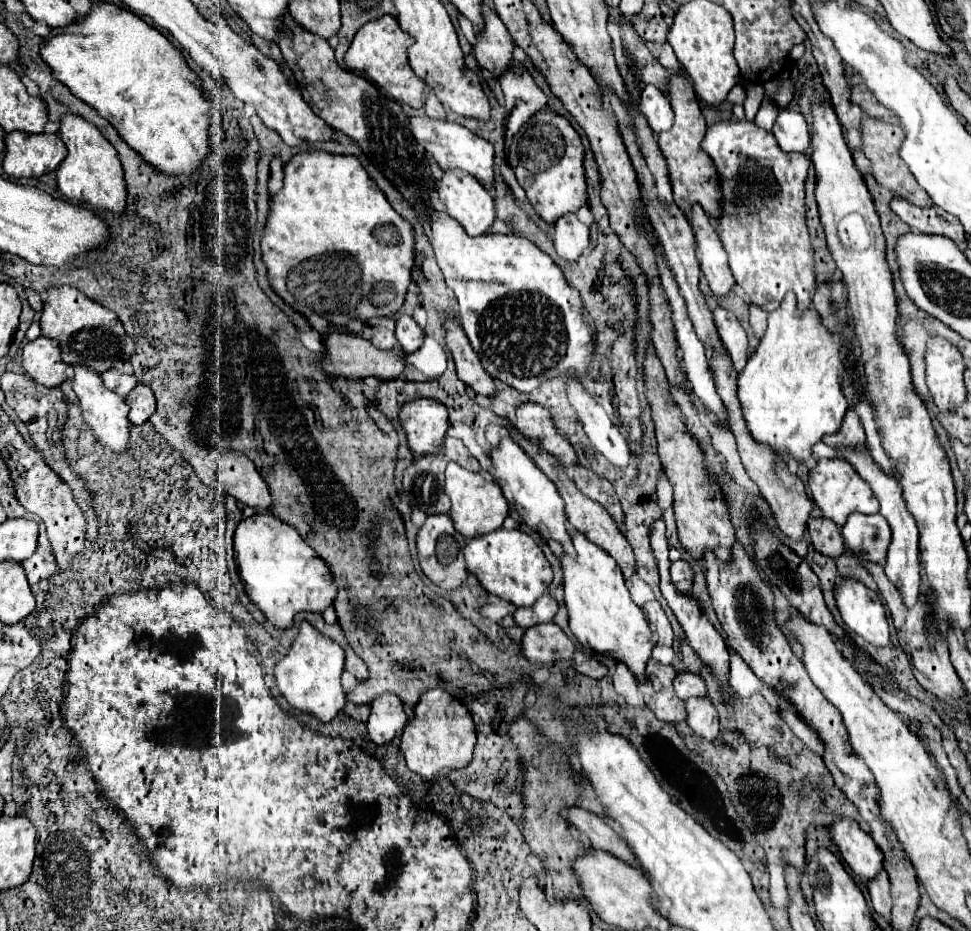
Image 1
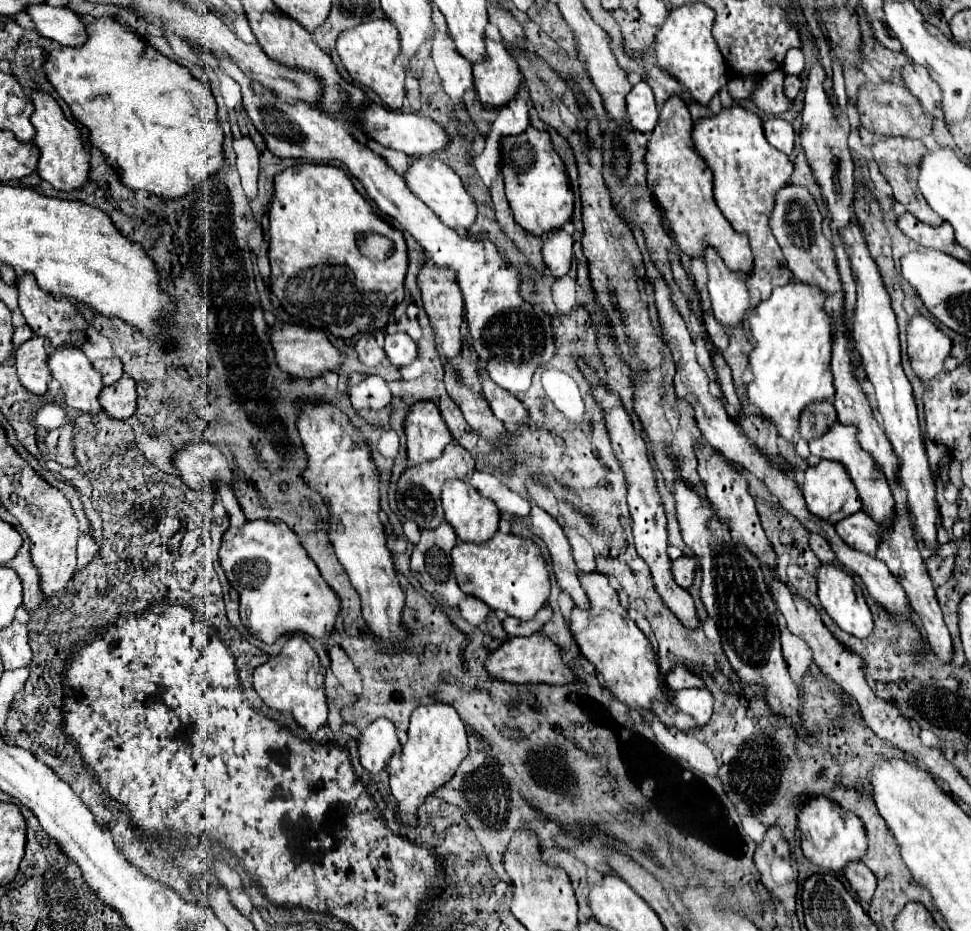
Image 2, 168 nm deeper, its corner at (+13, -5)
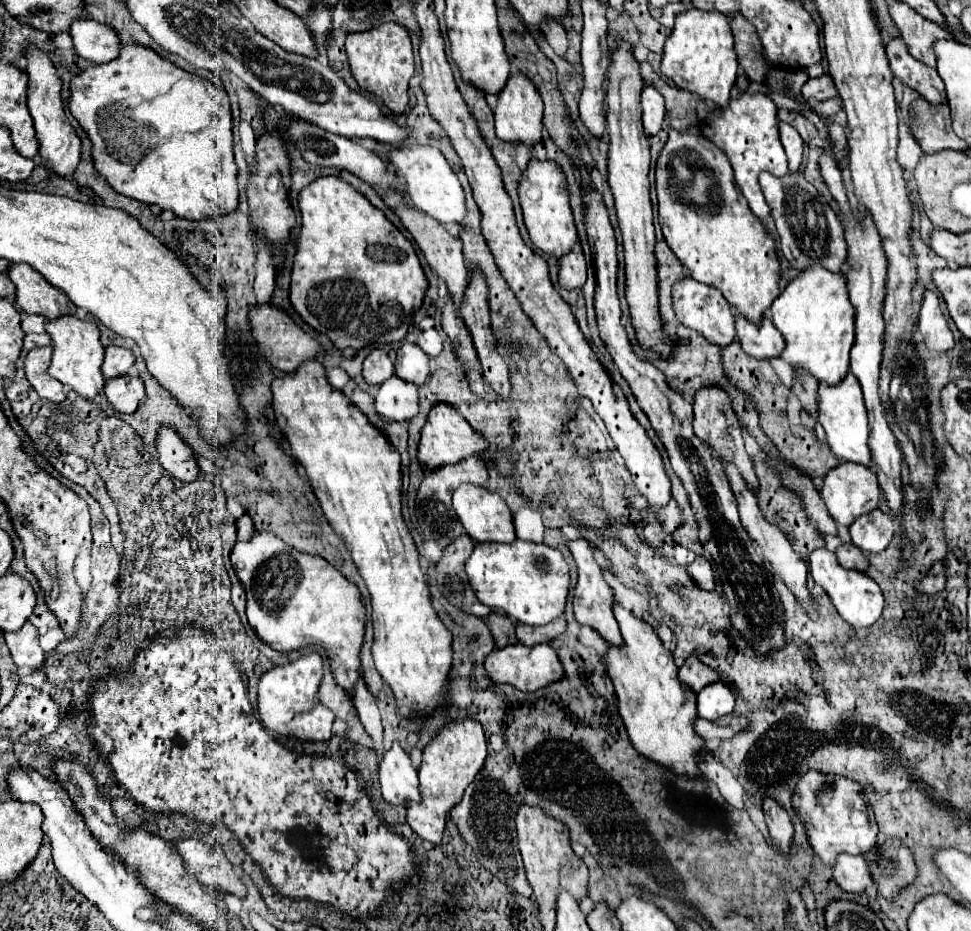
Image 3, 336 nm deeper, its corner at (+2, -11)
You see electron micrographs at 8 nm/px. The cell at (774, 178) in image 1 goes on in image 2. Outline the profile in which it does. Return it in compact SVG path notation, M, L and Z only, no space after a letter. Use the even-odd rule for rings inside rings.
M740 105L720 109L720 113L712 117L698 119L694 123L692 139L696 151L706 159L714 173L714 197L720 211L736 231L750 237L754 271L750 275L744 275L744 281L748 289L758 289L764 301L770 297L774 287L786 285L790 281L790 271L786 267L784 255L770 233L768 217L774 207L776 191L790 181L790 175L794 171L792 161L766 141L762 119Z

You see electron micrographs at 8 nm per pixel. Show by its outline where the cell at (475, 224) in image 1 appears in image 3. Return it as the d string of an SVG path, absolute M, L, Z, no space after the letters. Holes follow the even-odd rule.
M401 147L391 149L391 163L393 171L403 175L407 181L407 191L415 207L423 209L427 215L437 219L439 223L463 223L467 217L467 203L465 203L465 191L459 183L457 173L451 169L451 165L445 161L443 153L437 147Z

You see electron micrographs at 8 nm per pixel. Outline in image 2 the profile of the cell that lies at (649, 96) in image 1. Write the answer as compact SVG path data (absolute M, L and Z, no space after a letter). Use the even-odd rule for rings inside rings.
M640 81L632 87L626 97L626 109L630 115L630 123L640 133L650 133L658 121L658 109L654 103L652 89L646 81Z

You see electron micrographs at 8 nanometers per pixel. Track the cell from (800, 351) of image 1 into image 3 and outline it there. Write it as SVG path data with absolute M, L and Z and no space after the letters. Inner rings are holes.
M811 267L811 271L803 271L797 279L793 279L783 289L783 293L771 305L771 321L785 339L785 349L779 353L779 359L789 363L799 375L811 375L819 383L825 383L831 387L839 385L849 373L849 349L855 339L853 315L855 311L851 311L847 283L841 273L831 273L823 267Z

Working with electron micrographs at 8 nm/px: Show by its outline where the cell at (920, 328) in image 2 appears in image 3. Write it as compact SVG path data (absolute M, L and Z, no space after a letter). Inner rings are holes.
M933 291L925 293L925 301L919 313L919 331L923 333L923 343L929 351L947 353L955 347L953 333L947 327L947 321L939 309L939 299Z

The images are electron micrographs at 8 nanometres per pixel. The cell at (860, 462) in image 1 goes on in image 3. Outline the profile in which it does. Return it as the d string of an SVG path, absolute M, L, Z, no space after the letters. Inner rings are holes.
M847 375L839 387L819 387L819 423L825 429L827 443L837 459L859 463L865 467L873 465L871 449L869 449L869 427L867 427L867 411L863 403L863 393L855 375Z

